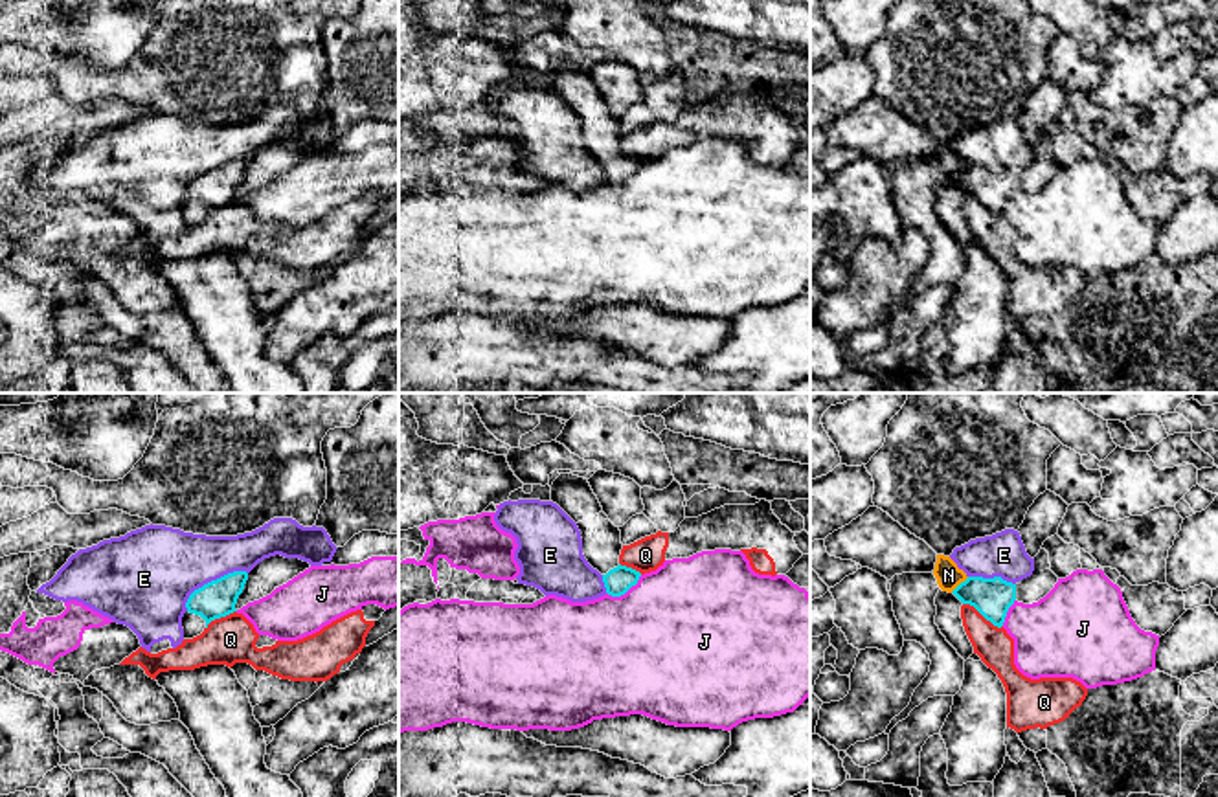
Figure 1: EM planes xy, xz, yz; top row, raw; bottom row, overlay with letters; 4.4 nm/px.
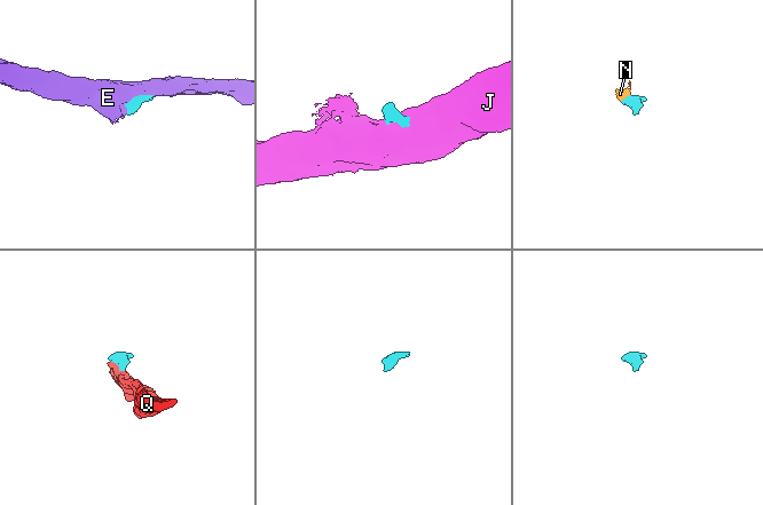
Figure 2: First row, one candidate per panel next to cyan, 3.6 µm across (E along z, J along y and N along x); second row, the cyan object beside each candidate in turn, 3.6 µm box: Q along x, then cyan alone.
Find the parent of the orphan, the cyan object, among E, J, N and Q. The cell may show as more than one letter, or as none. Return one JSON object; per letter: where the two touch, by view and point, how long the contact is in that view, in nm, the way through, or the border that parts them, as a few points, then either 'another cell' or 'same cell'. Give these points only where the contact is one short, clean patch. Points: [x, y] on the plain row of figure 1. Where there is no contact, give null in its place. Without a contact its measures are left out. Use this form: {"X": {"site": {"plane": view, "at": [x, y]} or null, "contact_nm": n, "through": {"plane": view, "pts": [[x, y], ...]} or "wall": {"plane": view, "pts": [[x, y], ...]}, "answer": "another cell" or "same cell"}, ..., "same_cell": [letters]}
{"E": {"site": {"plane": "xy", "at": [212, 169]}, "contact_nm": 320, "answer": "another cell"}, "J": {"site": {"plane": "xz", "at": [625, 180]}, "contact_nm": 180, "wall": {"plane": "xz", "pts": [[642, 164], [623, 182], [607, 182]]}, "answer": "another cell"}, "N": {"site": {"plane": "yz", "at": [961, 171]}, "contact_nm": 110, "wall": {"plane": "yz", "pts": [[969, 166], [950, 180]]}, "answer": "another cell"}, "Q": {"site": {"plane": "yz", "at": [983, 204]}, "contact_nm": 200, "wall": {"plane": "yz", "pts": [[963, 191], [969, 191], [994, 213], [1002, 215]]}, "answer": "another cell"}, "same_cell": []}

